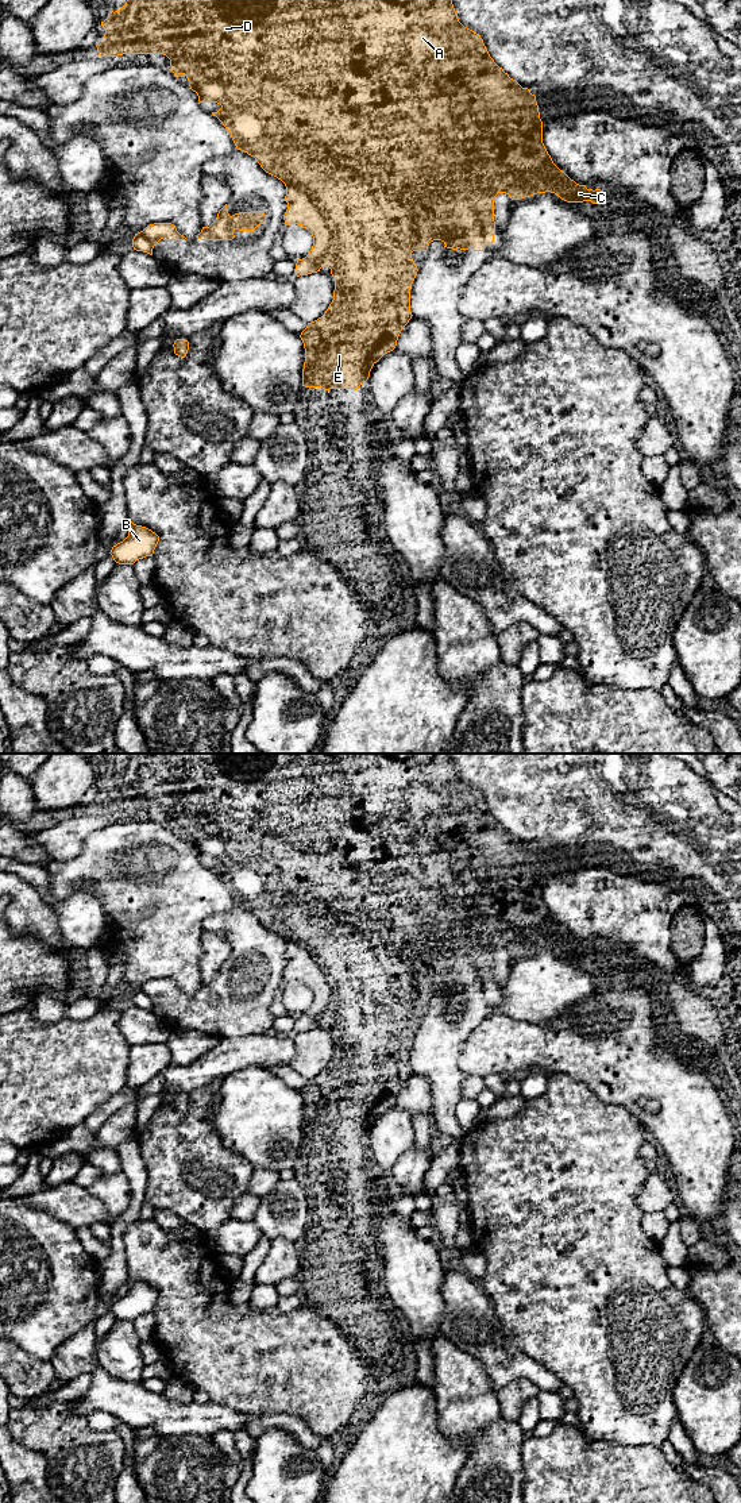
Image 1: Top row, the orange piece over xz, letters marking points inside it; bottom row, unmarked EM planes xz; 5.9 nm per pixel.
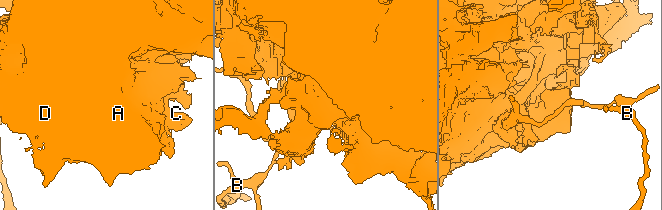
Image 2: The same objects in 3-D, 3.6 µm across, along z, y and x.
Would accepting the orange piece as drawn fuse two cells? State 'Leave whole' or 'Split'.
Split

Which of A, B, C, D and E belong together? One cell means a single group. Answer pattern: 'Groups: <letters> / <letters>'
Groups: A C D E / B

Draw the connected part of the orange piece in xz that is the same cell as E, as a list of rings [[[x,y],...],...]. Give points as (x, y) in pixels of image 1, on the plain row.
[[[127,754],[126,760],[119,767],[112,767],[108,770],[108,774],[101,778],[103,785],[105,786],[104,794],[96,801],[97,809],[101,813],[117,813],[123,810],[163,810],[170,816],[169,826],[174,829],[175,833],[185,830],[189,843],[193,848],[197,849],[200,859],[217,859],[221,864],[217,868],[212,868],[221,880],[229,887],[231,894],[238,906],[247,909],[254,913],[260,924],[281,936],[286,943],[285,956],[287,959],[287,966],[283,971],[286,982],[298,980],[306,984],[313,993],[313,1002],[309,1010],[298,1016],[296,1020],[294,1030],[308,1032],[312,1029],[320,1028],[321,1024],[329,1024],[331,1030],[335,1034],[335,1047],[333,1056],[329,1060],[325,1070],[317,1076],[308,1079],[306,1084],[301,1088],[300,1094],[305,1105],[305,1118],[302,1125],[302,1142],[305,1144],[323,1144],[329,1145],[359,1145],[368,1133],[373,1122],[387,1109],[393,1107],[397,1102],[398,1092],[402,1084],[412,1075],[410,1068],[410,1043],[417,1032],[417,1022],[412,1014],[413,1007],[427,1007],[428,1002],[433,997],[441,997],[447,1005],[460,1005],[468,1006],[470,1003],[474,1007],[483,1007],[486,1002],[493,1002],[494,990],[495,990],[495,978],[494,978],[494,955],[498,949],[506,949],[512,956],[521,956],[530,953],[537,949],[551,948],[559,952],[567,959],[583,959],[591,957],[598,960],[601,955],[605,953],[603,947],[601,945],[587,945],[584,941],[576,940],[571,936],[563,926],[560,926],[552,917],[543,899],[543,878],[540,875],[539,862],[536,852],[530,849],[528,844],[522,844],[516,836],[510,835],[507,829],[499,824],[494,816],[490,813],[483,795],[479,790],[464,783],[454,764],[451,754]]]

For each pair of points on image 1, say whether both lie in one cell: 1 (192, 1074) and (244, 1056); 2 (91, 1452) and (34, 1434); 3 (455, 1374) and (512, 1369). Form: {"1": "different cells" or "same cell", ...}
{"1": "same cell", "2": "same cell", "3": "different cells"}

